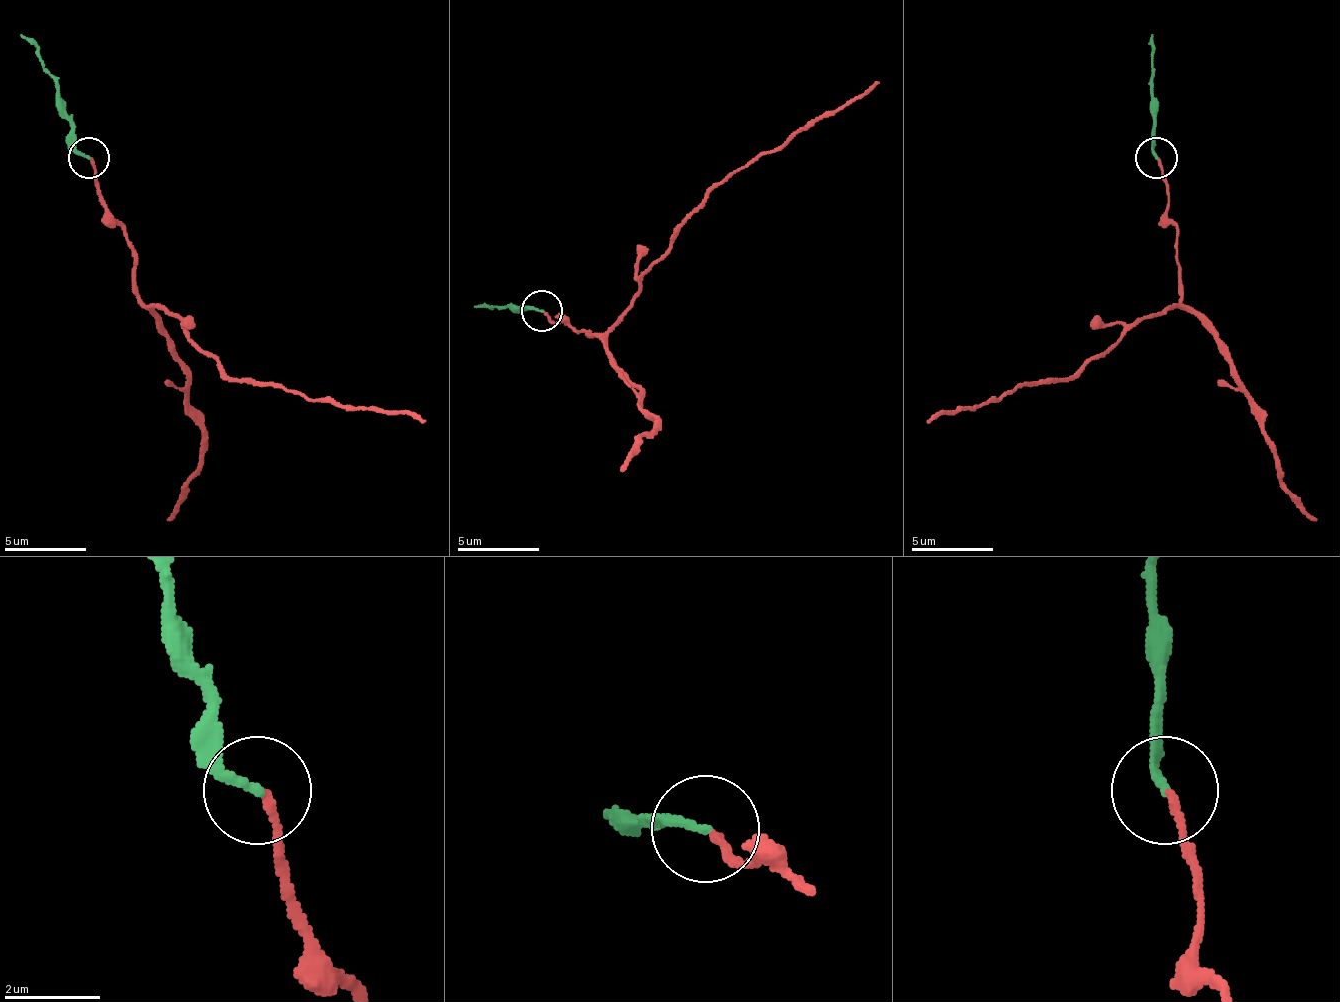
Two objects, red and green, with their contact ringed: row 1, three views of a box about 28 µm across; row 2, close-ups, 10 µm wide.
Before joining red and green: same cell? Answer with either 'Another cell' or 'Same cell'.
Same cell

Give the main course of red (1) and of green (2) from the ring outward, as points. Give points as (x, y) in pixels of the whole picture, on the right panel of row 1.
1: (1157, 158), (1165, 216), (1178, 232), (1178, 302), (1054, 380), (1025, 380), (1001, 401), (943, 409), (926, 422)
2: (1157, 158), (1153, 146), (1153, 35)

